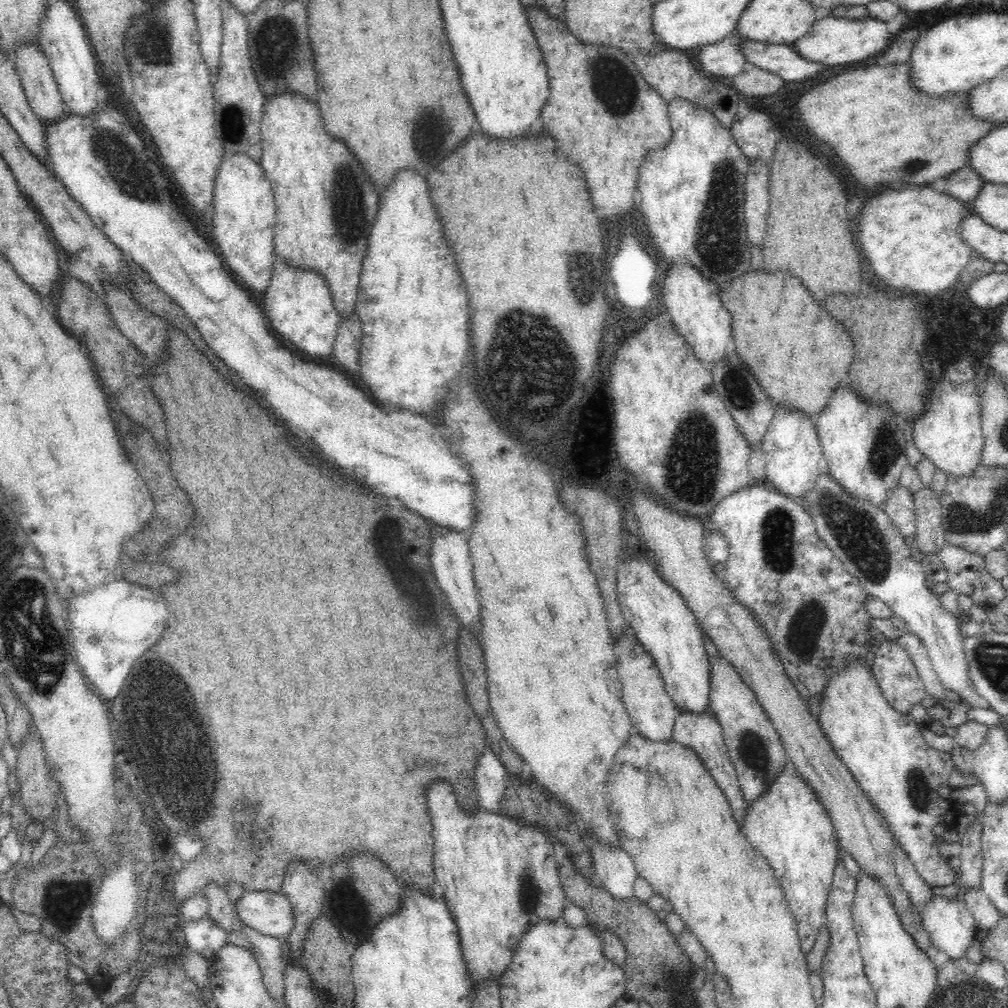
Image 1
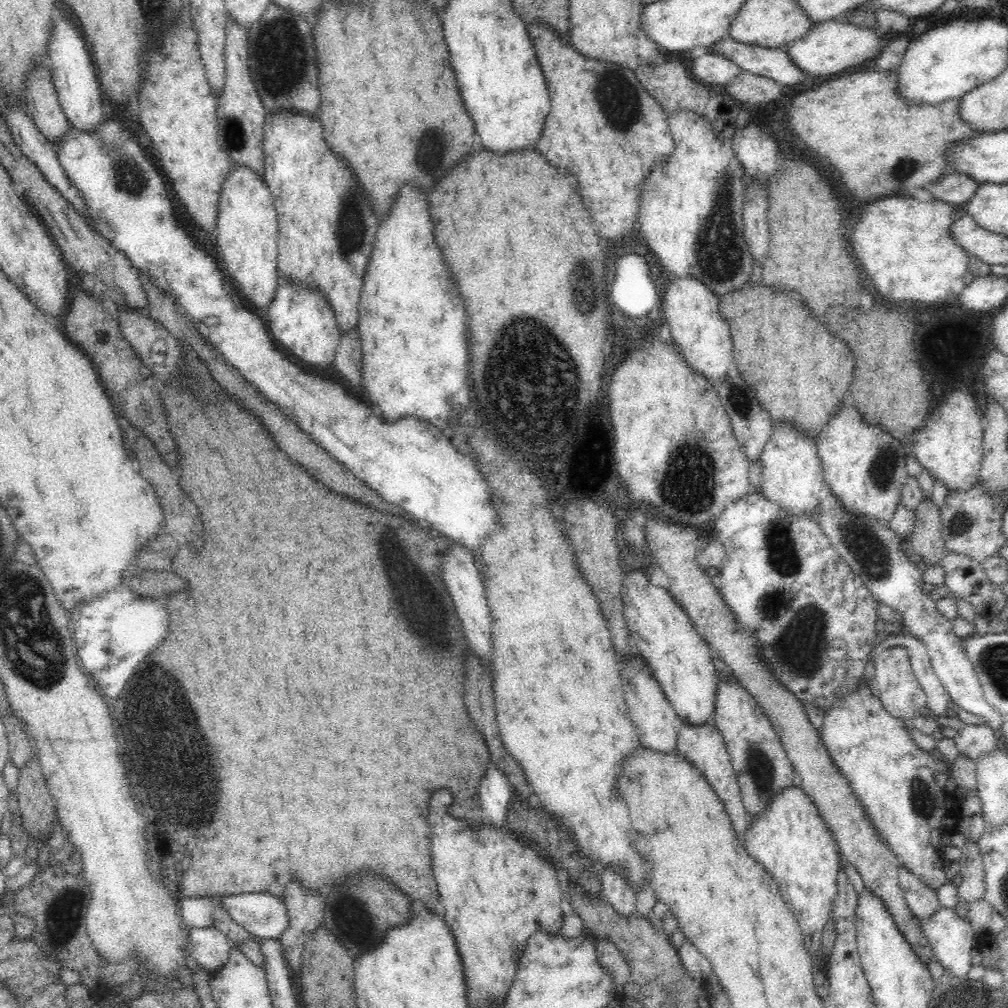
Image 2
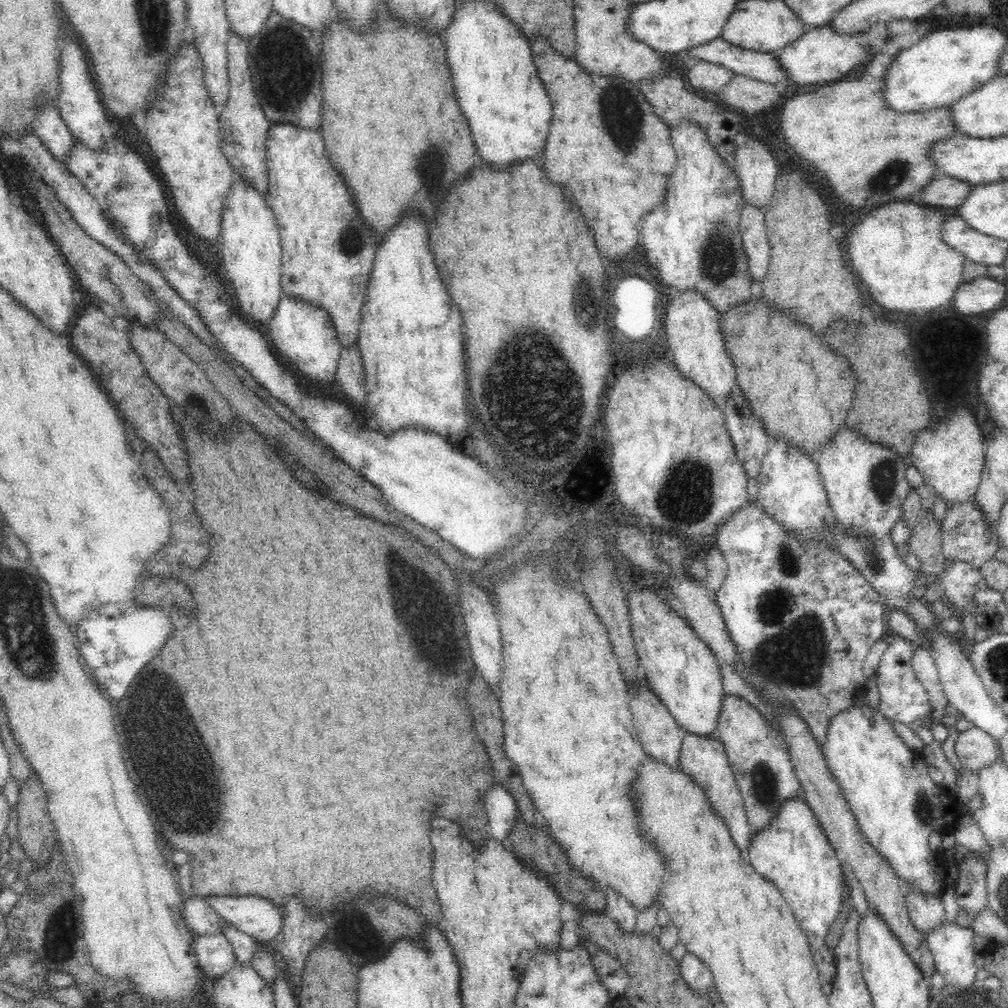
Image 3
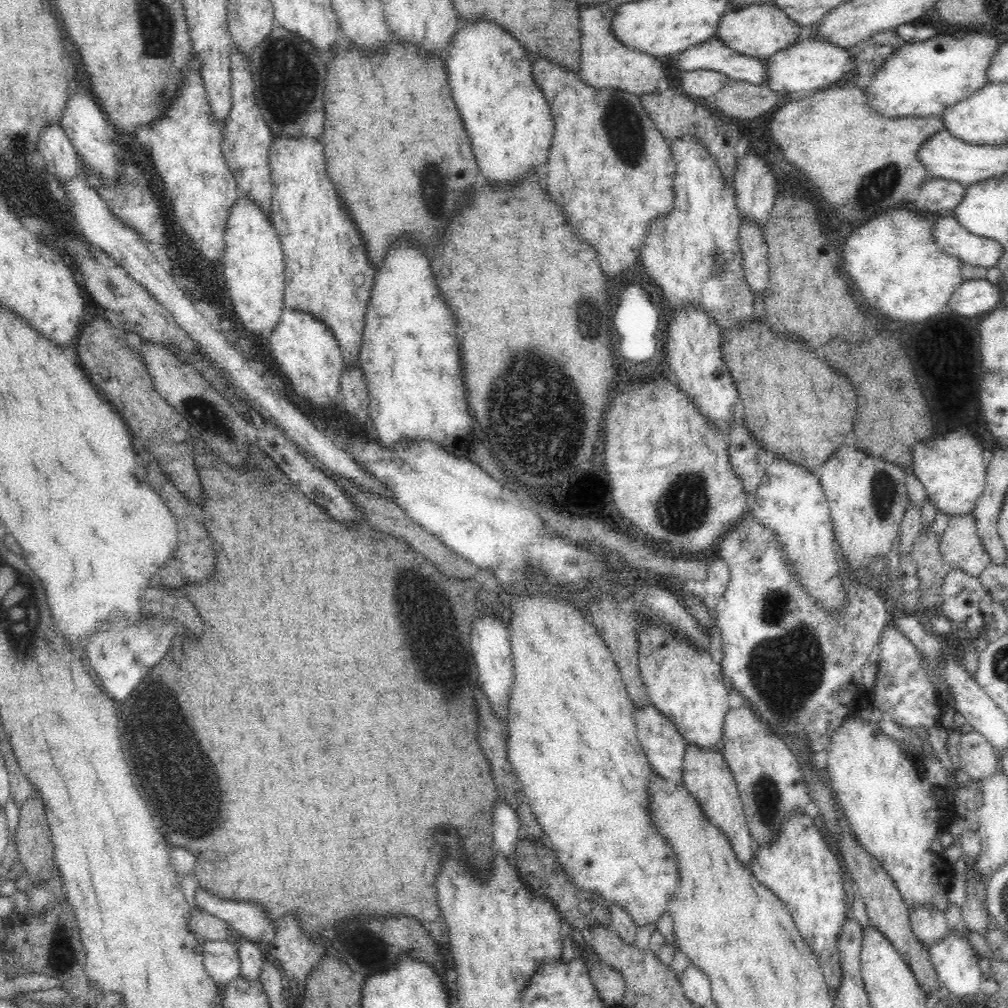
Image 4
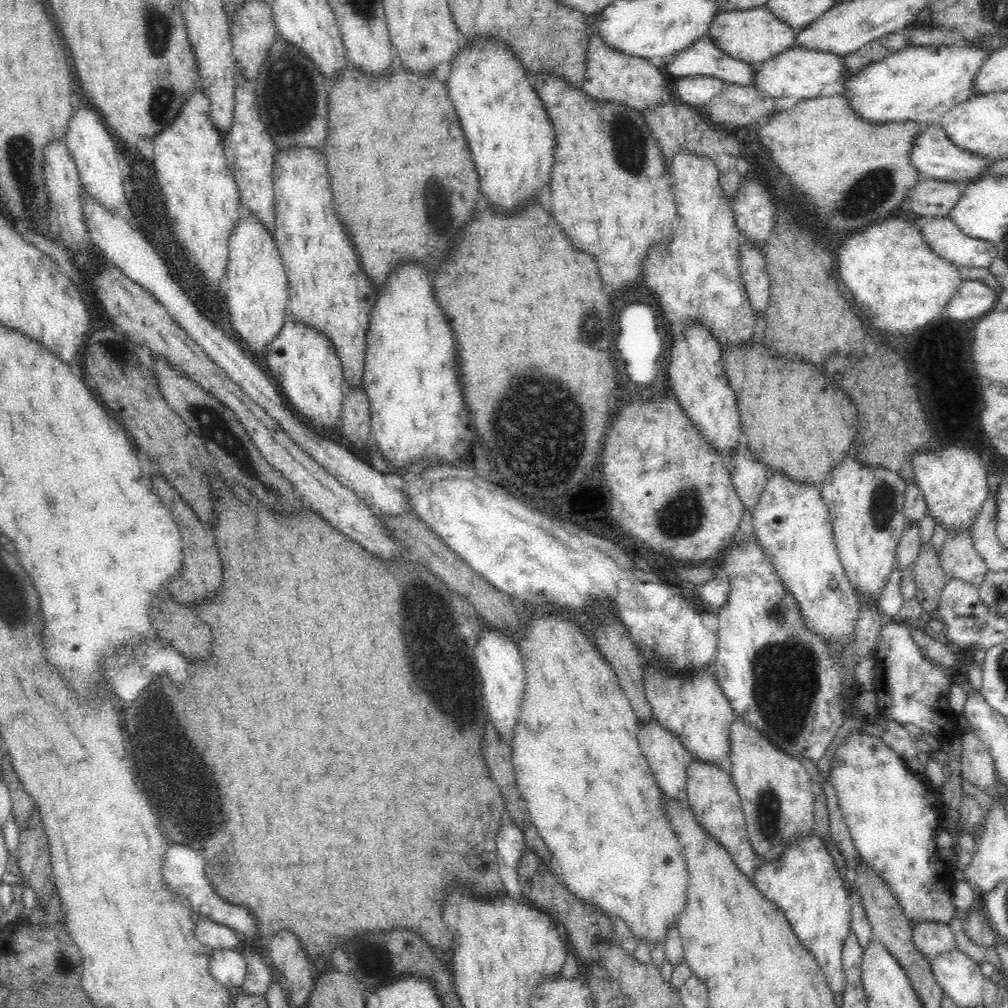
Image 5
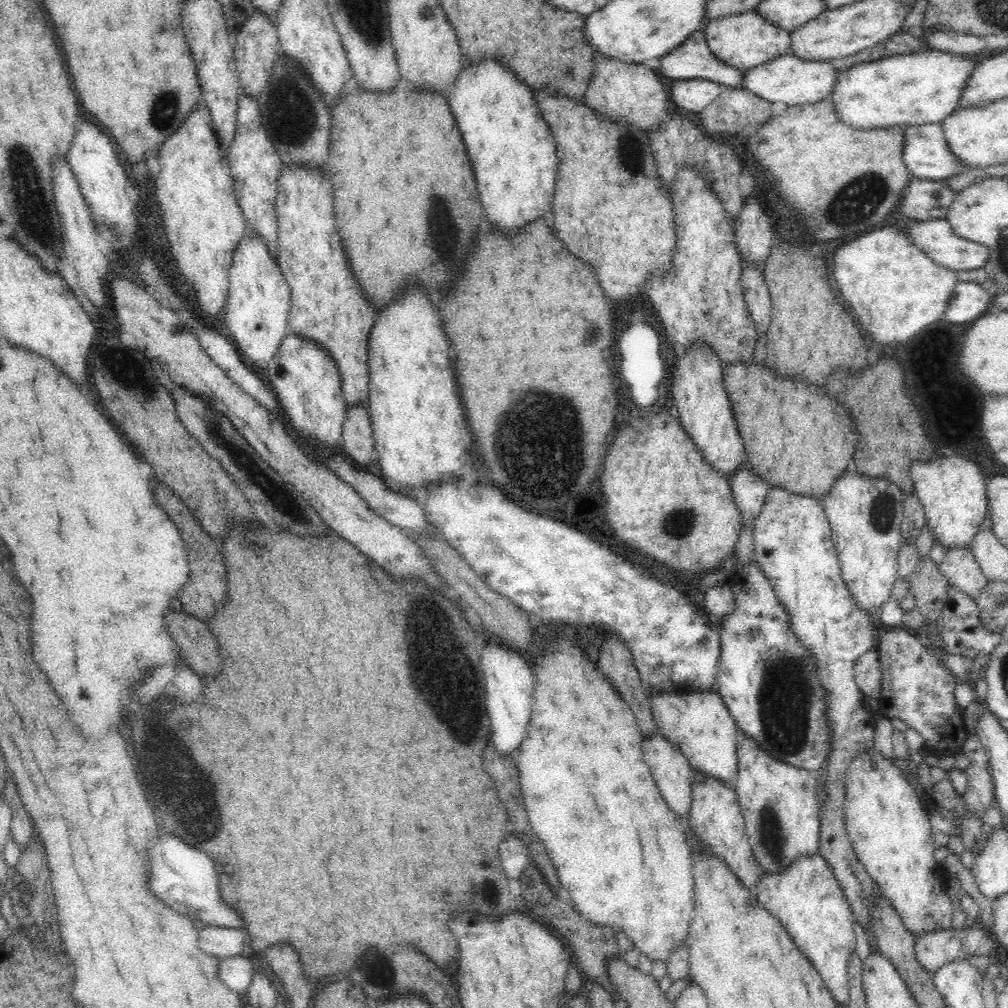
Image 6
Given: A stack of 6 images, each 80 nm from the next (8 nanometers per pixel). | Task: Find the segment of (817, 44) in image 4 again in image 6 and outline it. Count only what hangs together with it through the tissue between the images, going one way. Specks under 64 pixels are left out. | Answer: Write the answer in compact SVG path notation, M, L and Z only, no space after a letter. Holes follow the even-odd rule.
M786 53L754 68L744 70L744 76L738 88L746 89L769 103L783 102L788 107L814 104L828 99L836 82L836 72L839 66L840 64L835 62L808 61L792 53Z

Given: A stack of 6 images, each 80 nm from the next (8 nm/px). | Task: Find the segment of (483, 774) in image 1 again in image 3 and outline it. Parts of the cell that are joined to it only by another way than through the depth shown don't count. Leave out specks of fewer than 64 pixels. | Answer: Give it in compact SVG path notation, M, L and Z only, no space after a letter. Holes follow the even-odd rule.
M494 783L484 792L483 801L489 821L487 836L502 843L502 847L510 849L509 832L518 821L517 806L514 797L502 787Z

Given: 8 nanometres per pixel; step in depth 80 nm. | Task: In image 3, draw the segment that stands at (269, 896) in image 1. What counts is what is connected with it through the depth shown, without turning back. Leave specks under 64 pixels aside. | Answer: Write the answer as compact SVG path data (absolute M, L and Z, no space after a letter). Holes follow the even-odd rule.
M258 896L204 897L222 921L251 936L263 947L282 928L281 908Z

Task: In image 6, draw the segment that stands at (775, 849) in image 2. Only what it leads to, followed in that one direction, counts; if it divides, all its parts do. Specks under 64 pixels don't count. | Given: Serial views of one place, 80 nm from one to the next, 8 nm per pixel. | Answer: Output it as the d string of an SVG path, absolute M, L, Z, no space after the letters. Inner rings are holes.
M819 852L811 857L798 857L783 873L763 874L754 895L814 965L836 1004L847 1006L850 998L847 966L856 948L855 924L846 895L824 857Z

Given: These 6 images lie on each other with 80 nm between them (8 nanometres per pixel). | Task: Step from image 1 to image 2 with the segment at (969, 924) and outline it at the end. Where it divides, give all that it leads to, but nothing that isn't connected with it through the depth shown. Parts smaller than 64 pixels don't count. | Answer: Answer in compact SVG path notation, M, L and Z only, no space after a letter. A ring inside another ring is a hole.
M943 908L936 911L922 925L922 929L932 947L933 956L938 960L937 964L956 979L968 981L973 966L972 949L977 947L970 921L960 918L954 909Z

